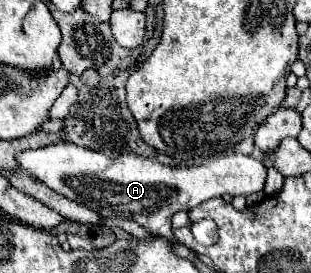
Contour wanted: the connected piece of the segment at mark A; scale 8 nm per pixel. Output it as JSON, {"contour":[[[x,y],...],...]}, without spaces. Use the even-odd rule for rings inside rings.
{"contour":[[[60,143],[32,151],[24,151],[18,157],[20,167],[32,177],[40,179],[52,191],[68,197],[70,201],[88,205],[102,217],[132,219],[148,233],[172,239],[170,219],[178,211],[190,211],[196,205],[222,197],[222,195],[250,195],[262,191],[266,183],[266,169],[252,155],[227,155],[203,159],[204,164],[170,167],[158,161],[138,157],[132,153],[116,159],[104,153],[74,145]]]}

